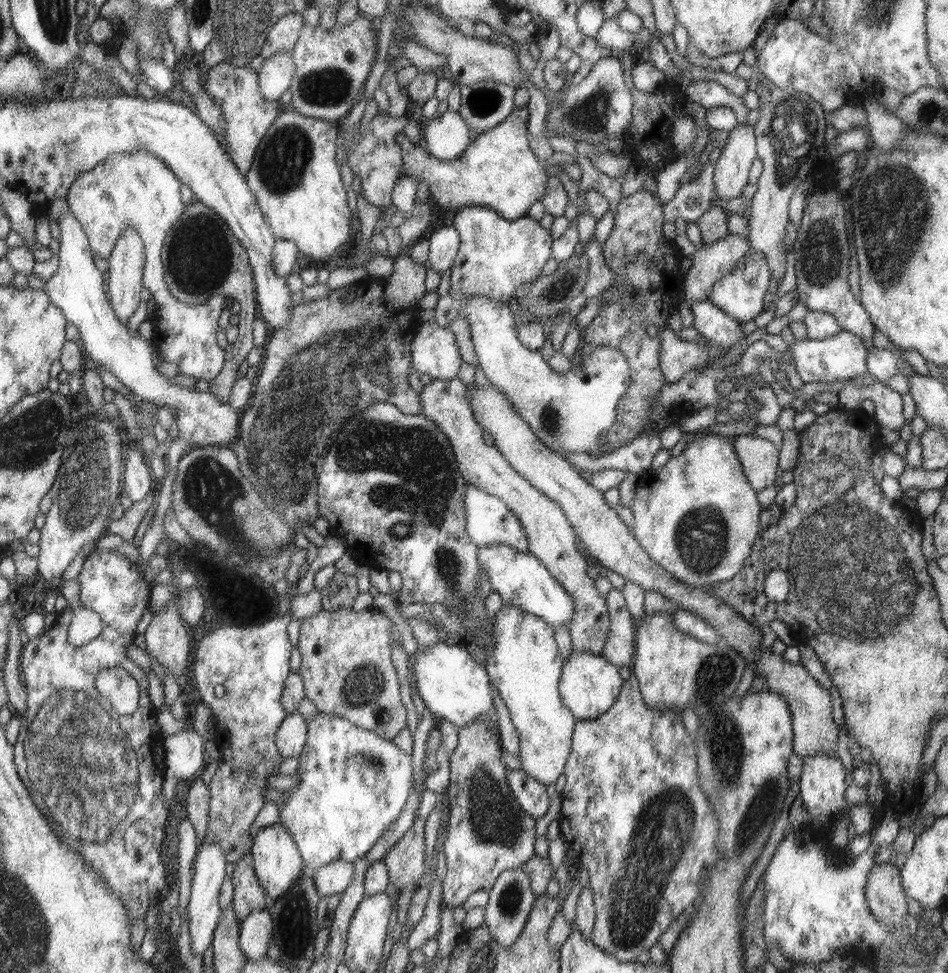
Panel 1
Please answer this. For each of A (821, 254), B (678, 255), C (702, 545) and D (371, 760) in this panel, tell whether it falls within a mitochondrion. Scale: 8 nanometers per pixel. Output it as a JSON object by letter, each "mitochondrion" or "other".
{"A":"mitochondrion","B":"other","C":"mitochondrion","D":"mitochondrion"}

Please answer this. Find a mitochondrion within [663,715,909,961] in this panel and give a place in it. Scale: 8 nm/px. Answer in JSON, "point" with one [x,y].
{"point":[764,804]}

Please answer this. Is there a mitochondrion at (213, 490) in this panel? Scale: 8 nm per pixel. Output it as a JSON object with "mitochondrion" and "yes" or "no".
{"mitochondrion":"yes"}

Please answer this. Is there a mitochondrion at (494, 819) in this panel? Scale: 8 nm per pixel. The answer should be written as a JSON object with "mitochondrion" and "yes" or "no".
{"mitochondrion":"yes"}

